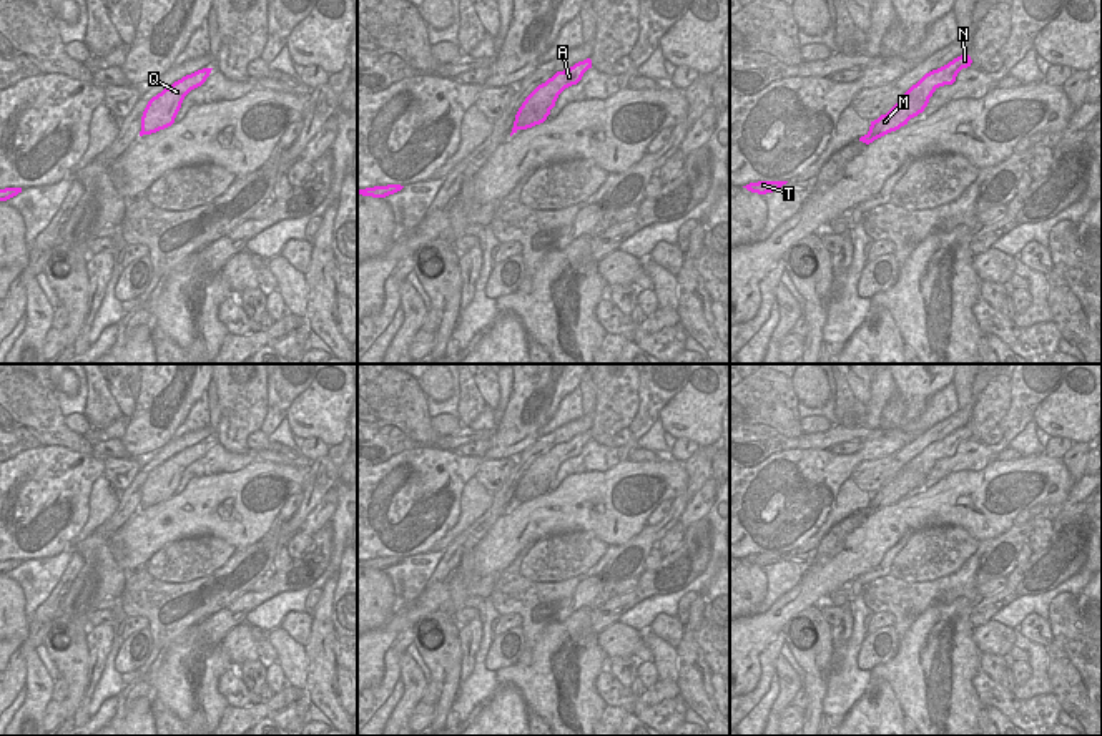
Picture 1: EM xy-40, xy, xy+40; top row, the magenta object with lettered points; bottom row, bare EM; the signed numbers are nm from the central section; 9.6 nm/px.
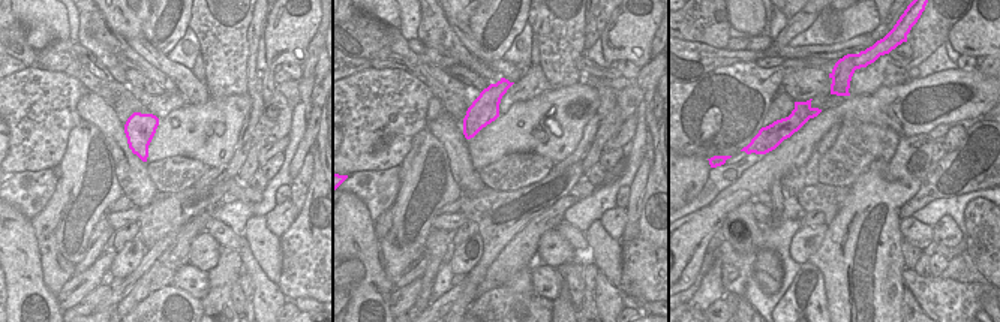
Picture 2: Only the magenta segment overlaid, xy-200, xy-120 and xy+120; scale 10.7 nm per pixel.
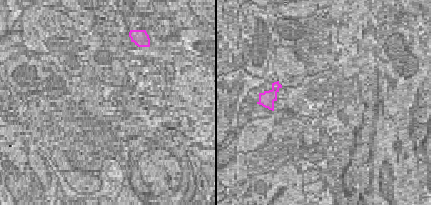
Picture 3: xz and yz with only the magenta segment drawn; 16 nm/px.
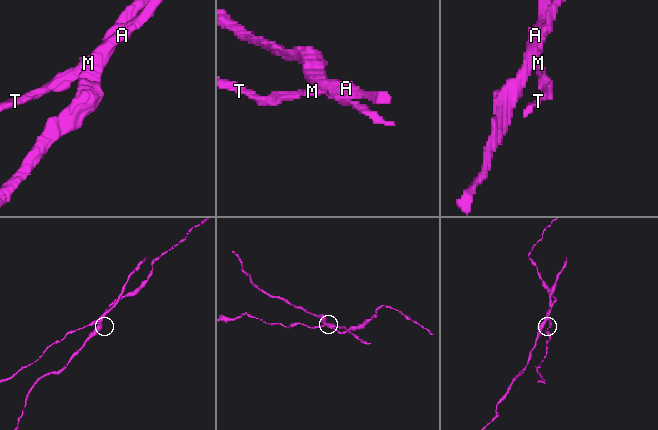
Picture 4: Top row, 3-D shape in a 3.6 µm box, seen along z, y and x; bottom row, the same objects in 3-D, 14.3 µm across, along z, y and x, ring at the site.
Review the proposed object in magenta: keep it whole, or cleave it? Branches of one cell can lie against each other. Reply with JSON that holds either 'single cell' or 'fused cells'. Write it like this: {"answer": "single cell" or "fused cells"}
{"answer": "fused cells"}

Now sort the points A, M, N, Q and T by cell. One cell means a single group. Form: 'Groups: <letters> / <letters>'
Groups: A N Q / M T.

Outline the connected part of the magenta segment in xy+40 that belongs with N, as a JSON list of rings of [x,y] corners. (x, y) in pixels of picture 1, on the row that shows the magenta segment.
[[[966,53],[961,56],[954,58],[947,65],[932,70],[926,73],[916,85],[913,85],[899,100],[904,96],[916,98],[919,103],[927,103],[927,100],[932,96],[932,93],[944,85],[952,85],[956,81],[957,73],[962,68],[971,66],[972,60]]]

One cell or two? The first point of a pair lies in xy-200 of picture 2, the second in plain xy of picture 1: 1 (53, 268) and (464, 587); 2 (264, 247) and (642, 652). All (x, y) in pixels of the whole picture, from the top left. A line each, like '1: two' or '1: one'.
1: one
2: two

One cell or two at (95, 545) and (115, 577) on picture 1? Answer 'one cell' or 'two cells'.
one cell

